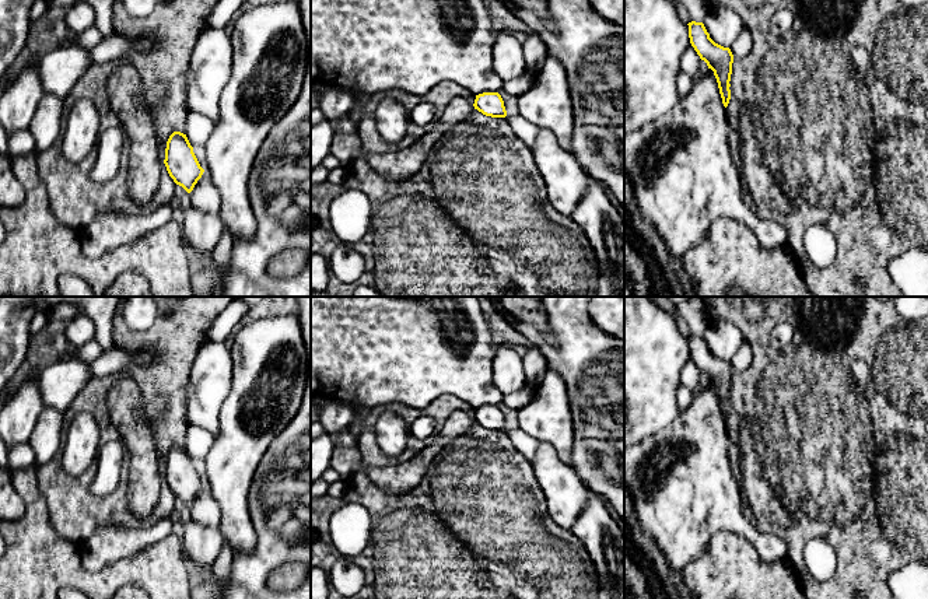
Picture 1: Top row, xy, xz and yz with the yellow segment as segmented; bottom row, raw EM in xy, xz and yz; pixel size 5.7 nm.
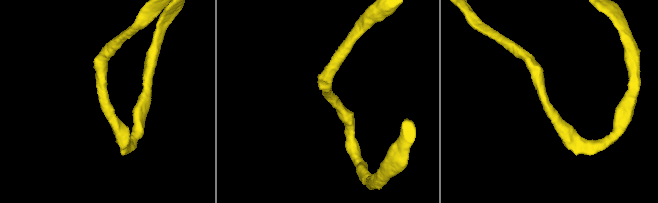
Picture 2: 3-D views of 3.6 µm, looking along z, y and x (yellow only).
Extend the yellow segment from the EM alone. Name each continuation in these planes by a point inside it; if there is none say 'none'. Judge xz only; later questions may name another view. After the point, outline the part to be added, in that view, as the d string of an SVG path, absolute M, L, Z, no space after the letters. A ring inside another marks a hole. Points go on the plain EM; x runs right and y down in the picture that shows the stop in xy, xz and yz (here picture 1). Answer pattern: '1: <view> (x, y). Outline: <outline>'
none

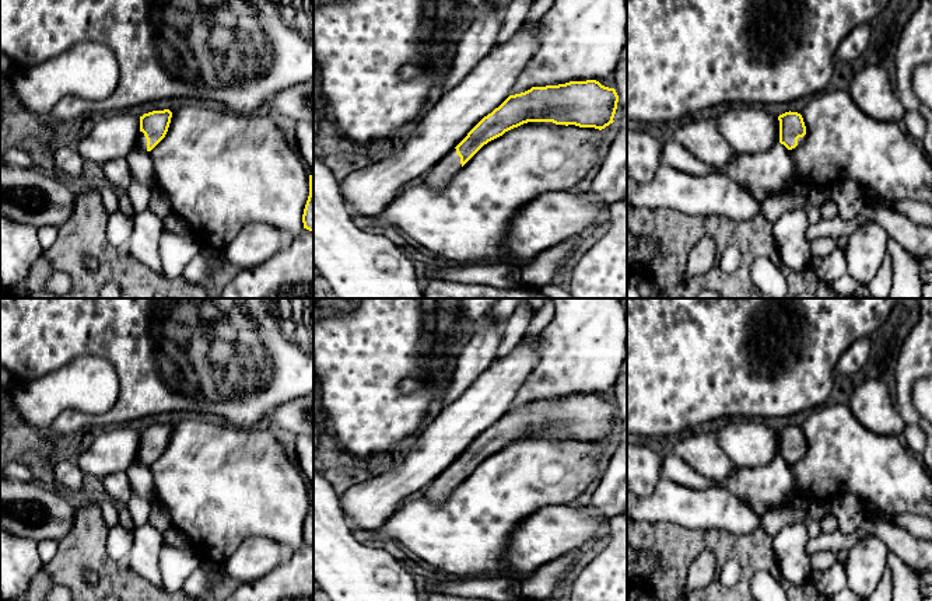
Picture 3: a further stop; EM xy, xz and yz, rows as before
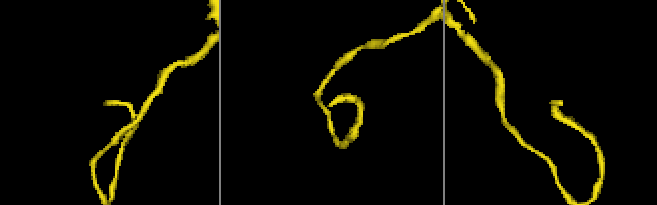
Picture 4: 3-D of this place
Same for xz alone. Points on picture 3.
1: xz (442, 485). Outline: M453 462L423 490L423 496L432 503L442 503L460 482L460 471Z

